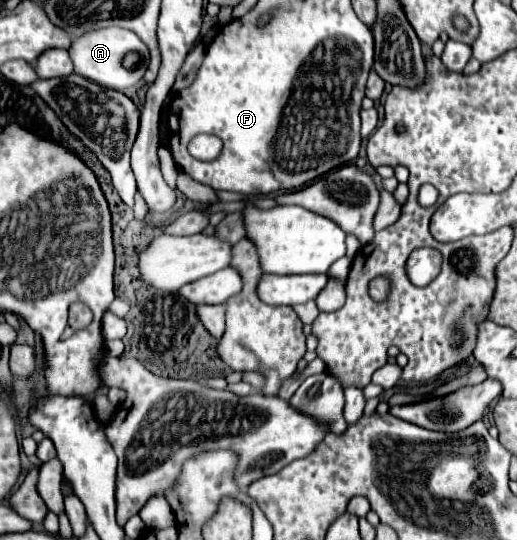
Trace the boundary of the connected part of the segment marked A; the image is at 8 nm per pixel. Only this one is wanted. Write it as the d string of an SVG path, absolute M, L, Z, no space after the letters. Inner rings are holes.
M107 27L107 29L95 29L87 31L85 35L73 39L71 47L67 49L69 57L73 61L73 69L77 75L83 75L101 87L111 87L115 91L125 91L133 87L137 81L141 81L147 63L149 63L149 51L147 45L133 33L121 27ZM127 53L137 53L139 55L139 65L135 69L125 69L123 59Z

